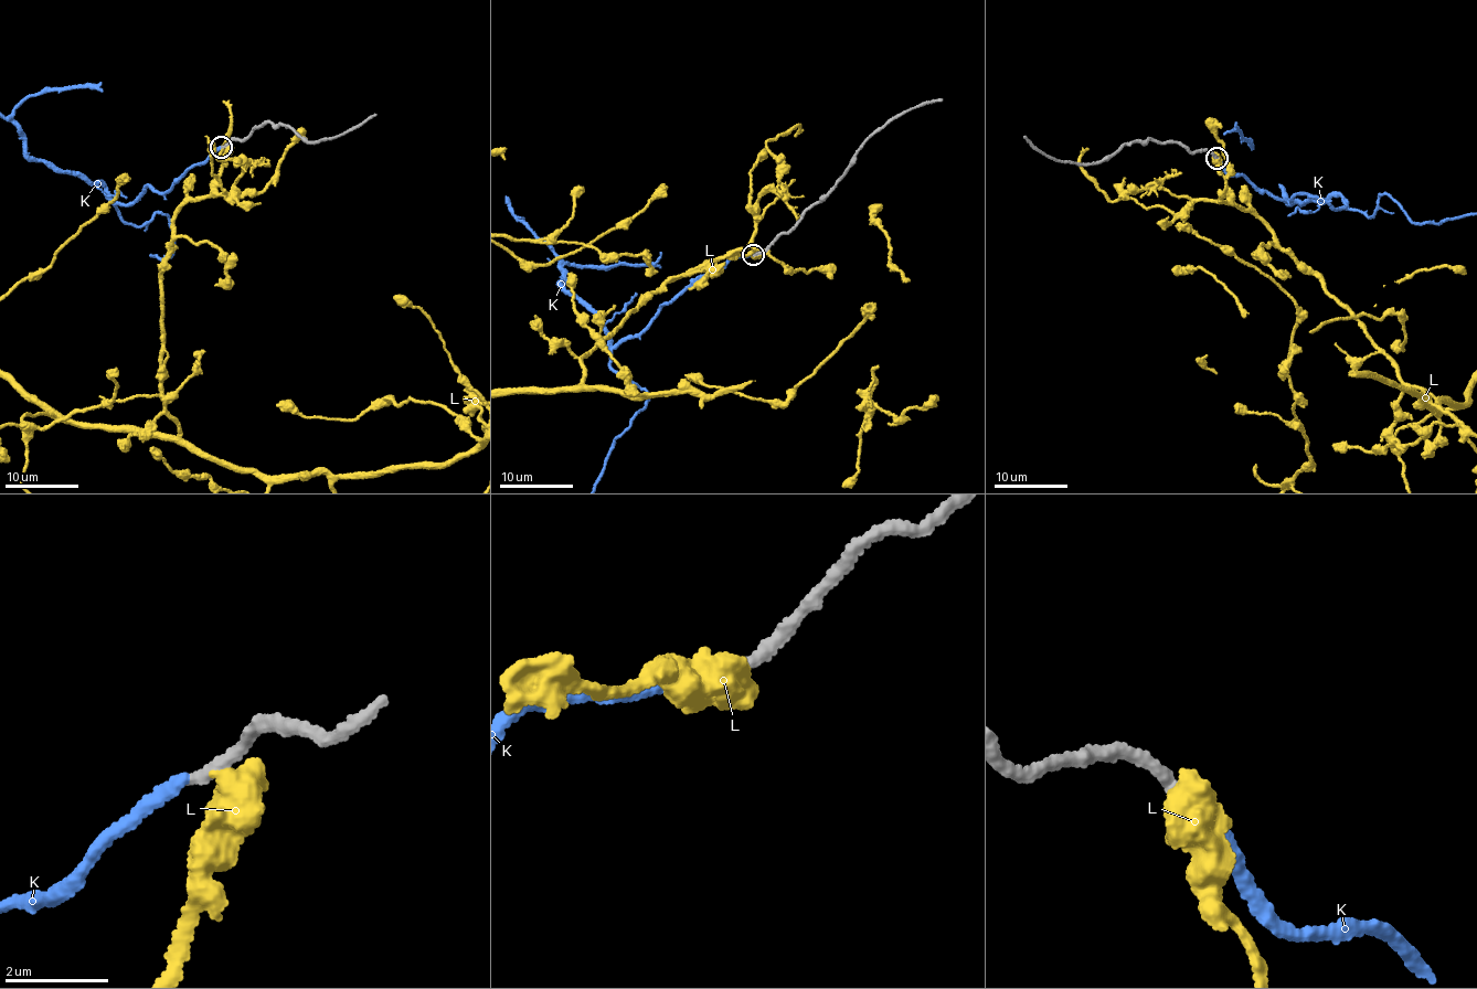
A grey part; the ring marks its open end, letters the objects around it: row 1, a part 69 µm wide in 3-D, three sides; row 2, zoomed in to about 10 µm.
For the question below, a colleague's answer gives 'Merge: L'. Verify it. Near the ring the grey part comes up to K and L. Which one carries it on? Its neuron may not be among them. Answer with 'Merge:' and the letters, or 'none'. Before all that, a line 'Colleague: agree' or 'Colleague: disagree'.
Colleague: disagree
Merge: K

